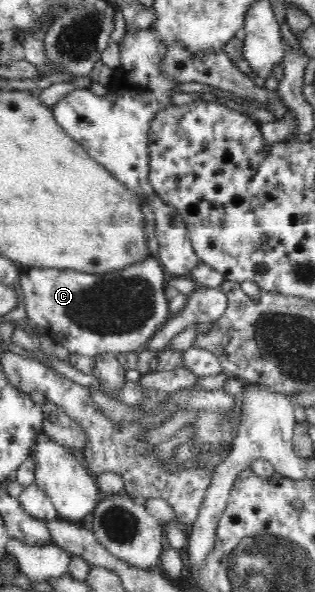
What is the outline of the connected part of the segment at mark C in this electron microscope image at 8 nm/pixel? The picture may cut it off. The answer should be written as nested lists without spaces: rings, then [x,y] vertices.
[[[155,257],[103,274],[71,269],[26,267],[20,274],[25,309],[39,335],[47,335],[73,355],[140,352],[173,314],[165,296],[167,279]]]

